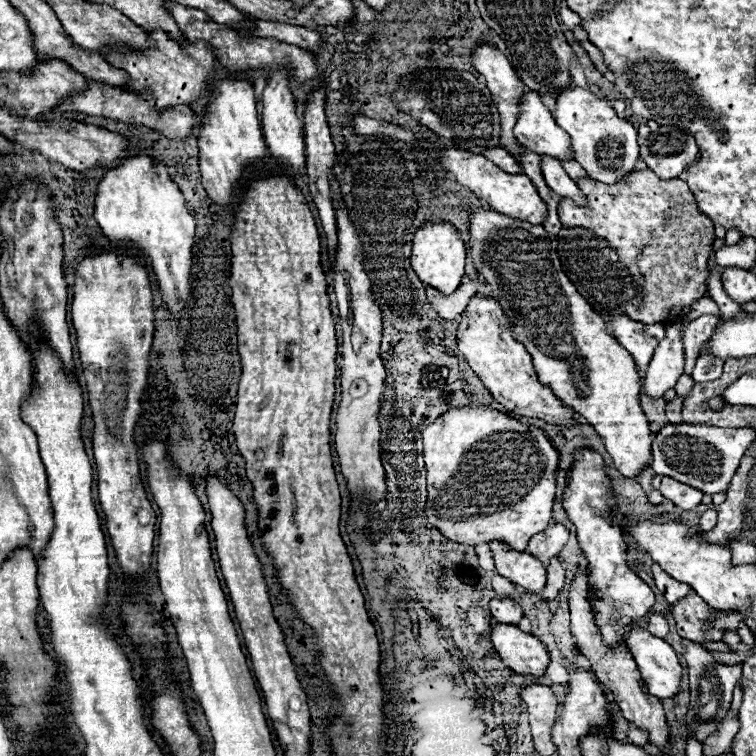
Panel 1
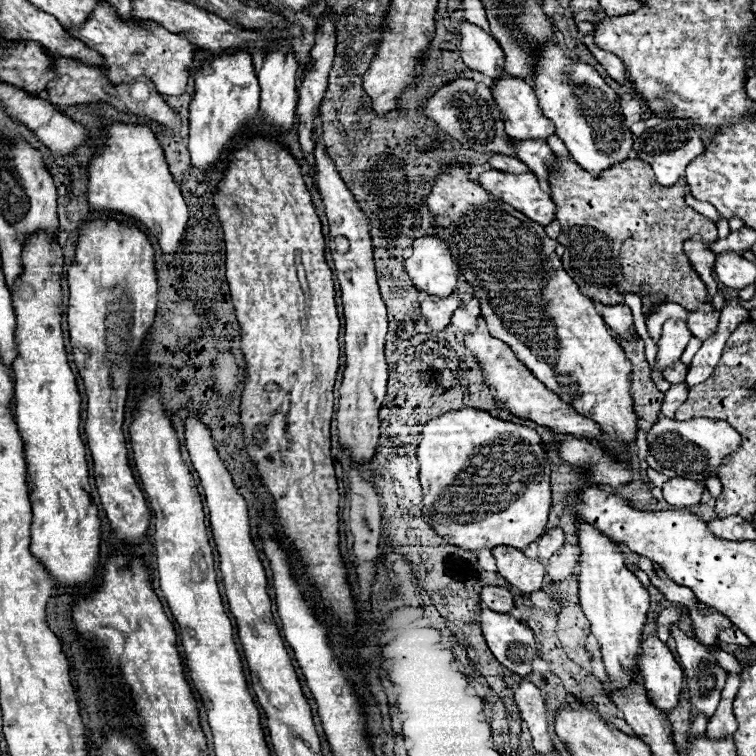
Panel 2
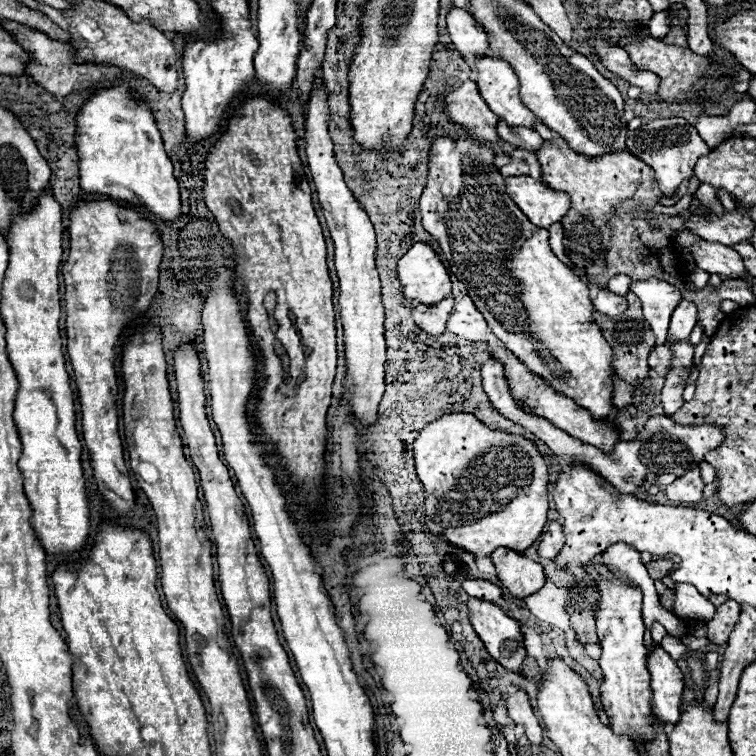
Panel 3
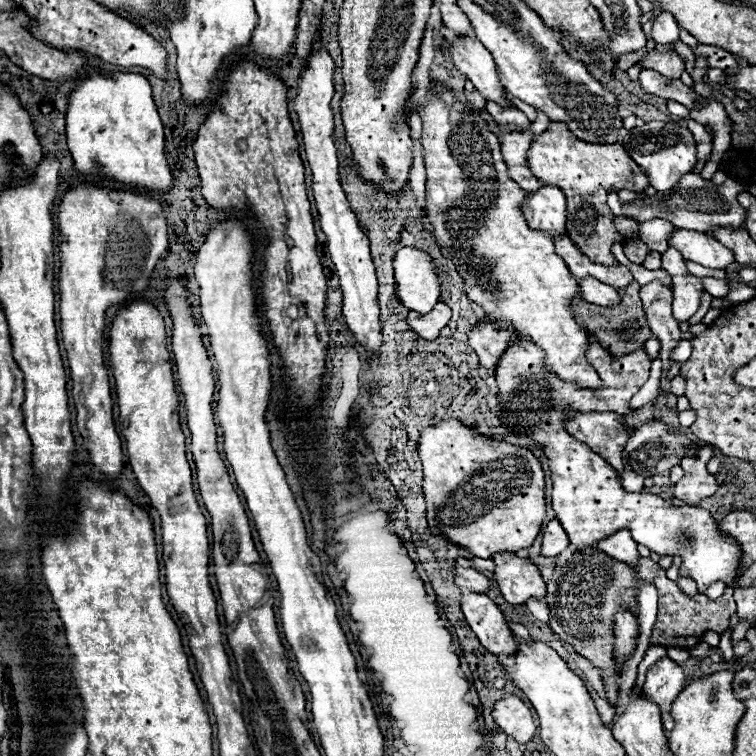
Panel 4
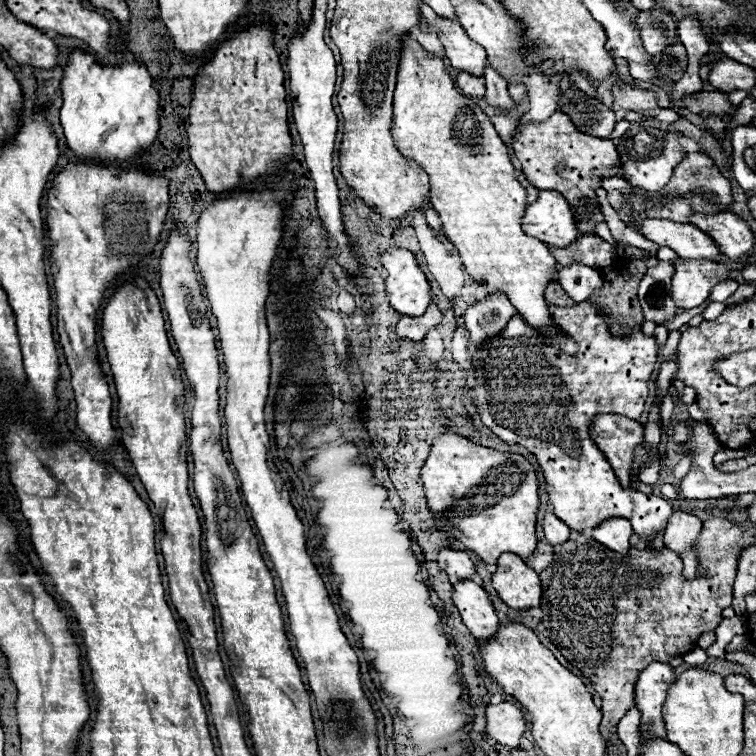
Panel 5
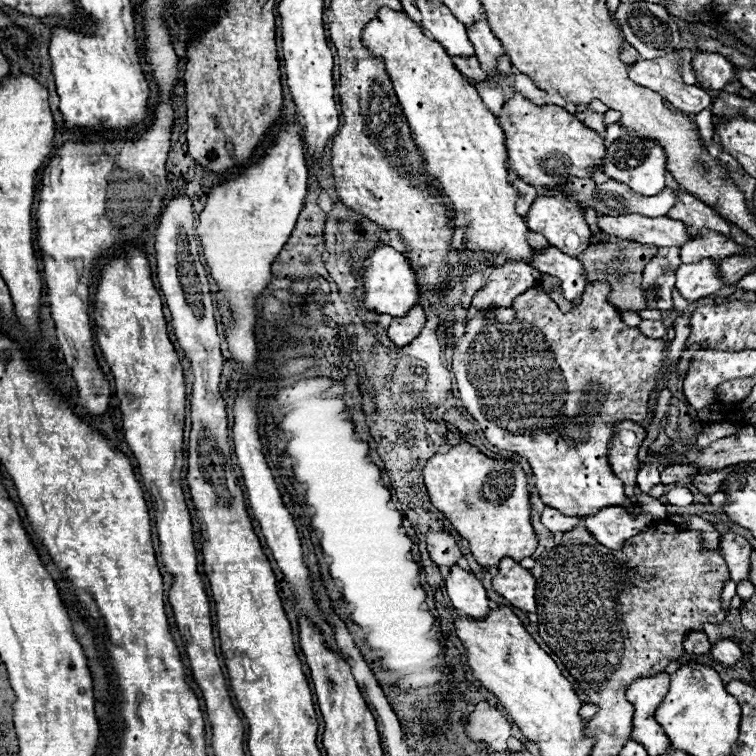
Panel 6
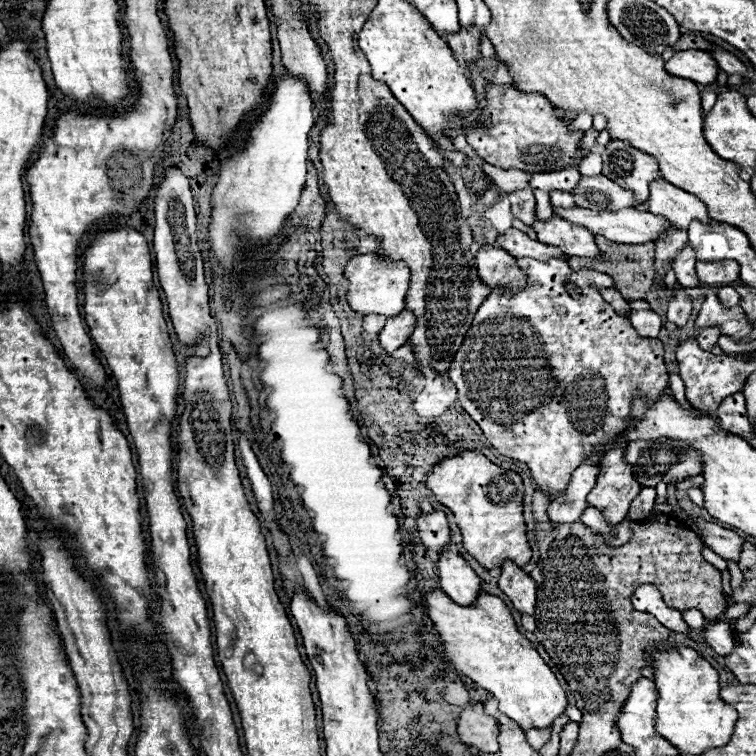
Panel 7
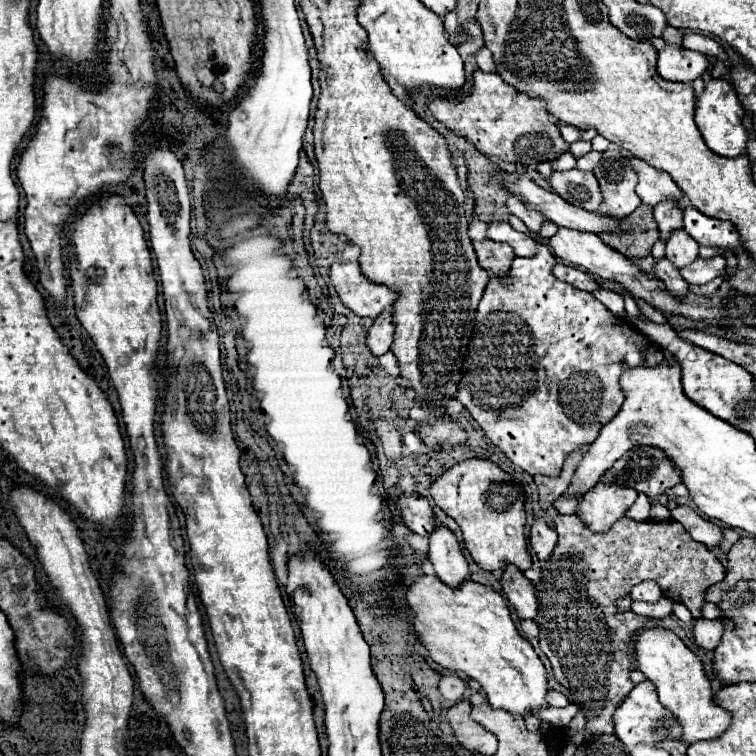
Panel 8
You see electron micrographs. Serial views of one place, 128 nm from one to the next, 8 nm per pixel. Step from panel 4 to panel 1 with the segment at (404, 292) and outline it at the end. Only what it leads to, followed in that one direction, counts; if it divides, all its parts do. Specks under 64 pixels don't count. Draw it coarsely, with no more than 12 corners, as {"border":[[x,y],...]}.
{"border":[[450,222],[422,224],[410,264],[418,278],[452,294],[466,246]]}

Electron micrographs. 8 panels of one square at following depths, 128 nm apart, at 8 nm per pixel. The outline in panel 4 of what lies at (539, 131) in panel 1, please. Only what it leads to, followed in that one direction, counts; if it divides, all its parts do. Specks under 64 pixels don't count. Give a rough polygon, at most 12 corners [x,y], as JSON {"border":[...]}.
{"border":[[476,38],[450,46],[456,68],[486,100],[512,106],[492,54]]}

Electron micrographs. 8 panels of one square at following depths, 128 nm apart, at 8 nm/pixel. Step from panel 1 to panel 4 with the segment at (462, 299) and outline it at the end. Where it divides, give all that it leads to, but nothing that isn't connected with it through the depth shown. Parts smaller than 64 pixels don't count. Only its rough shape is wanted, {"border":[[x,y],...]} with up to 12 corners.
{"border":[[438,302],[432,312],[408,314],[408,324],[424,340],[436,340],[452,310]]}

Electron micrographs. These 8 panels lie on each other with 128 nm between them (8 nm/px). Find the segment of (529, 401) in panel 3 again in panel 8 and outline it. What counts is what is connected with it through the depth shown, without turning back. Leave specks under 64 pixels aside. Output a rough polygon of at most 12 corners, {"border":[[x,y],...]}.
{"border":[[596,484],[578,504],[594,532],[606,532],[636,502],[638,492]]}

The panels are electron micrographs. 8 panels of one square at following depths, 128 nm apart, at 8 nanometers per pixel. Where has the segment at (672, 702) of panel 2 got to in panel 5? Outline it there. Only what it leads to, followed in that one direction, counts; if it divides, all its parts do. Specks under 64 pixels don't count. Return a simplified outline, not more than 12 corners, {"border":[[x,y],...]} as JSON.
{"border":[[650,662],[638,676],[634,700],[642,728],[666,738],[662,706],[674,668]]}

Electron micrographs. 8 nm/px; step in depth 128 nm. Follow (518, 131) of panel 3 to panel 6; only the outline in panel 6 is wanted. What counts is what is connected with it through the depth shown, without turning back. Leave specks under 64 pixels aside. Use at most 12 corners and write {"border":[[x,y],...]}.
{"border":[[480,20],[468,28],[486,76],[498,76],[500,40]]}

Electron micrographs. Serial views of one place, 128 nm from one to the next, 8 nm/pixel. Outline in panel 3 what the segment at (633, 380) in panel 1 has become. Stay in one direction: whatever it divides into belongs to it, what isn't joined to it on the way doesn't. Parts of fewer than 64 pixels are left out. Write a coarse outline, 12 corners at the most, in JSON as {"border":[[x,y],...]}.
{"border":[[438,138],[422,226],[504,346],[596,420],[614,354],[588,286]]}

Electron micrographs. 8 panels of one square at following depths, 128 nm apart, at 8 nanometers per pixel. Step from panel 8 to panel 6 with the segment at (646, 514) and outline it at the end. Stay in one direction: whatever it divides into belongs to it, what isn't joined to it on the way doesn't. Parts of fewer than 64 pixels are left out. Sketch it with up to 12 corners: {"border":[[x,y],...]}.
{"border":[[650,456],[638,472],[638,486],[648,494],[660,484],[658,456]]}

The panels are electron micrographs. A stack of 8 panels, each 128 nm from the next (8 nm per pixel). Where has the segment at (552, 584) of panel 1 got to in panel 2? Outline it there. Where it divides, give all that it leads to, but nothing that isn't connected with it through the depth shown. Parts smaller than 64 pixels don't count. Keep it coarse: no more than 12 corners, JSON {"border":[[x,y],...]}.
{"border":[[564,544],[548,562],[552,584],[568,578],[580,548]]}

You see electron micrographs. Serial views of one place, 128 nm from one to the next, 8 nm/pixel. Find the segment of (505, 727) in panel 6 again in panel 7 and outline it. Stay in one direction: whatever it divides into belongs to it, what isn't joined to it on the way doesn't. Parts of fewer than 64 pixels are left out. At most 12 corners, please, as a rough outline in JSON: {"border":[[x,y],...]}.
{"border":[[482,702],[458,718],[460,740],[482,752],[498,752],[498,720]]}

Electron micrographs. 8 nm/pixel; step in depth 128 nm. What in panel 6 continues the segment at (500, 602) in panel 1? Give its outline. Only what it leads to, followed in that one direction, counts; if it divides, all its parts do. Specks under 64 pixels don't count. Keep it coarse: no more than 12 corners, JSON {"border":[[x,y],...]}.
{"border":[[446,530],[428,532],[430,558],[440,568],[452,568],[462,556]]}

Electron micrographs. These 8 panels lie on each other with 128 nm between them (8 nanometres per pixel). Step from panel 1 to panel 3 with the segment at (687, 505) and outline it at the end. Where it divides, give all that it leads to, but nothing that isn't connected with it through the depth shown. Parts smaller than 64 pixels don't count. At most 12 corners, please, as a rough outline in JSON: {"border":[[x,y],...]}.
{"border":[[694,468],[668,484],[674,502],[698,504],[704,482]]}

